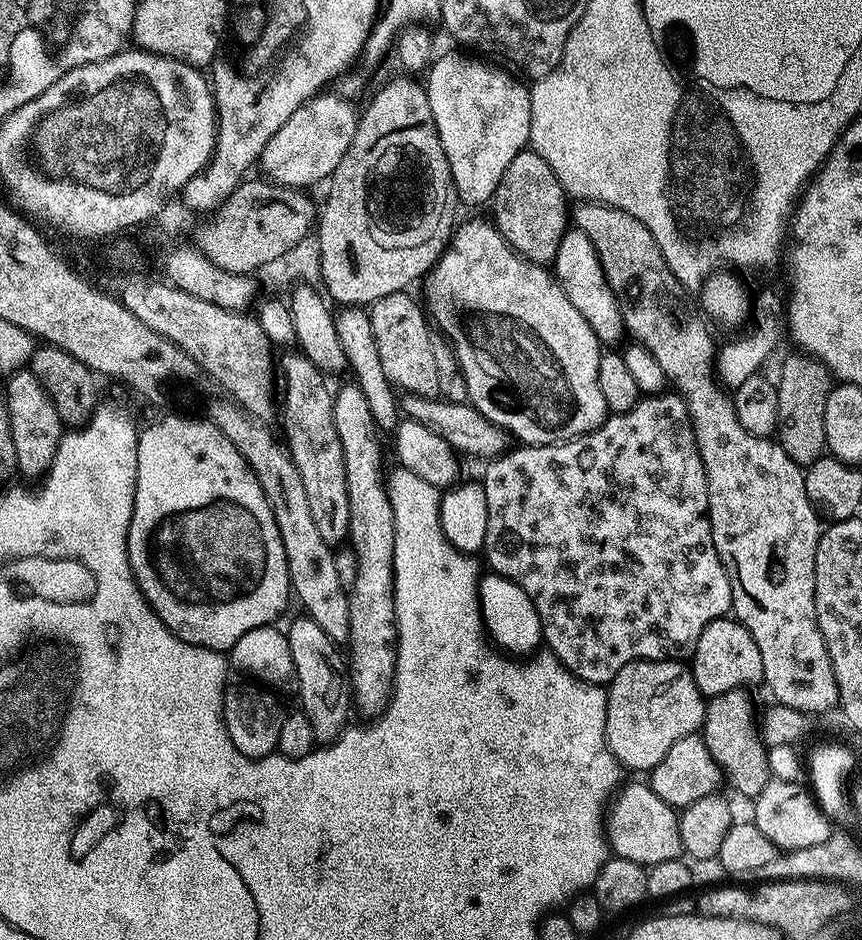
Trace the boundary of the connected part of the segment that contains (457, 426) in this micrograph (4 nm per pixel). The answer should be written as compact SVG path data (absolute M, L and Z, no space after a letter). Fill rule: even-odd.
M400 392L398 407L407 419L426 426L426 430L434 430L434 434L438 434L438 438L445 440L457 453L465 452L468 456L477 456L481 462L487 462L495 460L497 456L509 451L510 437L508 433L498 425L491 424L469 403L454 404L441 398L419 396L413 392Z

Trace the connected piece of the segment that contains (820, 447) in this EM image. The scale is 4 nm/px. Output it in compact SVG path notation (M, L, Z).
M793 351L793 356L784 360L780 368L780 380L775 381L778 394L778 422L775 439L801 466L812 464L826 452L826 398L830 398L834 387L834 377L821 360L807 352Z

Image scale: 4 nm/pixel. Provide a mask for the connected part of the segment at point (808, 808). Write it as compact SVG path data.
M769 779L762 794L755 796L753 804L756 805L752 808L751 819L778 850L788 852L816 846L825 842L834 829L832 821L817 804L816 797L800 782Z

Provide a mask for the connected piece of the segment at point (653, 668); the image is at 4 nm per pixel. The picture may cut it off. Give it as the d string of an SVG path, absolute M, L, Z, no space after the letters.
M635 660L614 674L606 691L606 742L621 769L651 773L678 738L699 733L704 727L706 698L698 690L687 663Z

